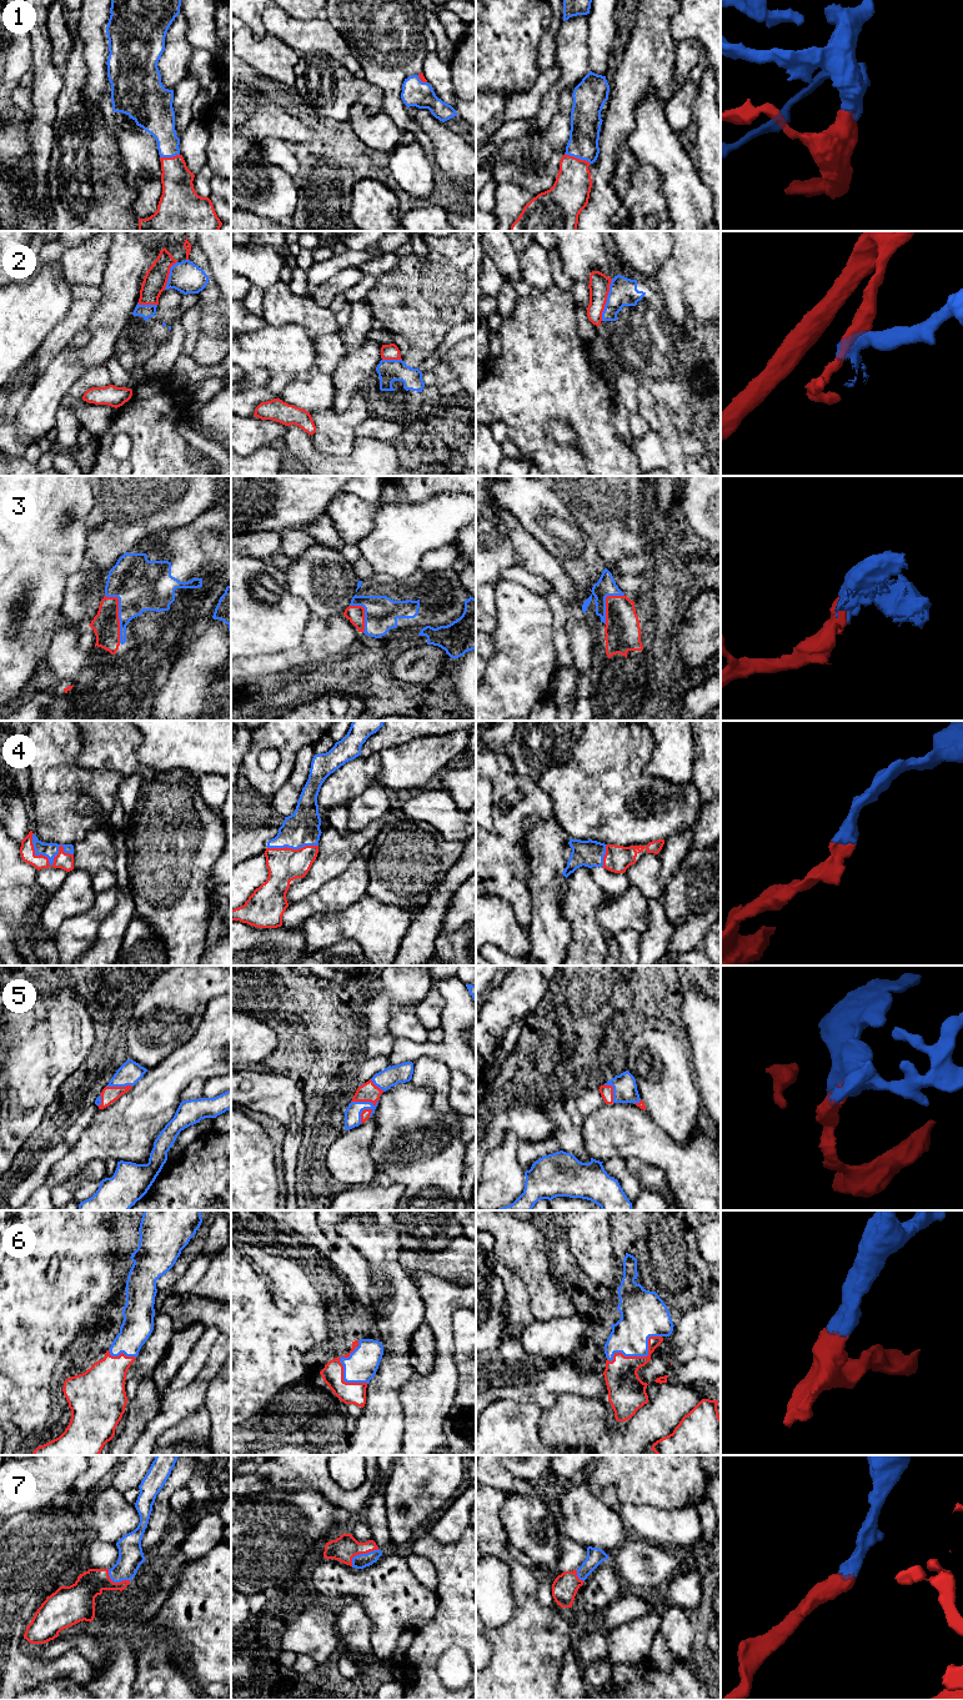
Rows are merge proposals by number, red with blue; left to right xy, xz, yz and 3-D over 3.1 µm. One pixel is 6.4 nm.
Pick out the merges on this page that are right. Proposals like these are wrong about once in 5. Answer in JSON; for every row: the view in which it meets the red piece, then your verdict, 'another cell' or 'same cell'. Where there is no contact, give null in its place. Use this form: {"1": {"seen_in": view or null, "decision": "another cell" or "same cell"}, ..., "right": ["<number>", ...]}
{"1": {"seen_in": "yz", "decision": "same cell"}, "2": {"seen_in": "yz", "decision": "another cell"}, "3": {"seen_in": "xy", "decision": "same cell"}, "4": {"seen_in": "xy", "decision": "same cell"}, "5": {"seen_in": "xz", "decision": "same cell"}, "6": {"seen_in": "yz", "decision": "same cell"}, "7": {"seen_in": "xz", "decision": "same cell"}, "right": ["1", "3", "4", "5", "6", "7"]}

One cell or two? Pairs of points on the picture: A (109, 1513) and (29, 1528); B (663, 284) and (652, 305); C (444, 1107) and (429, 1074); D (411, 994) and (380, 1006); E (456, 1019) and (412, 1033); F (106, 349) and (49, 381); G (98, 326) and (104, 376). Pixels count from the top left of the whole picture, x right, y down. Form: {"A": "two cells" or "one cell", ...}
{"A": "two cells", "B": "two cells", "C": "one cell", "D": "one cell", "E": "two cells", "F": "two cells", "G": "two cells"}

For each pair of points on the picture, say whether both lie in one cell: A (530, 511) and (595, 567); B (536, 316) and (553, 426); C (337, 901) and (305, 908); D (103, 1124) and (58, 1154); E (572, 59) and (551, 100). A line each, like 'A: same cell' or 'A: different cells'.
A: same cell
B: different cells
C: same cell
D: different cells
E: same cell

